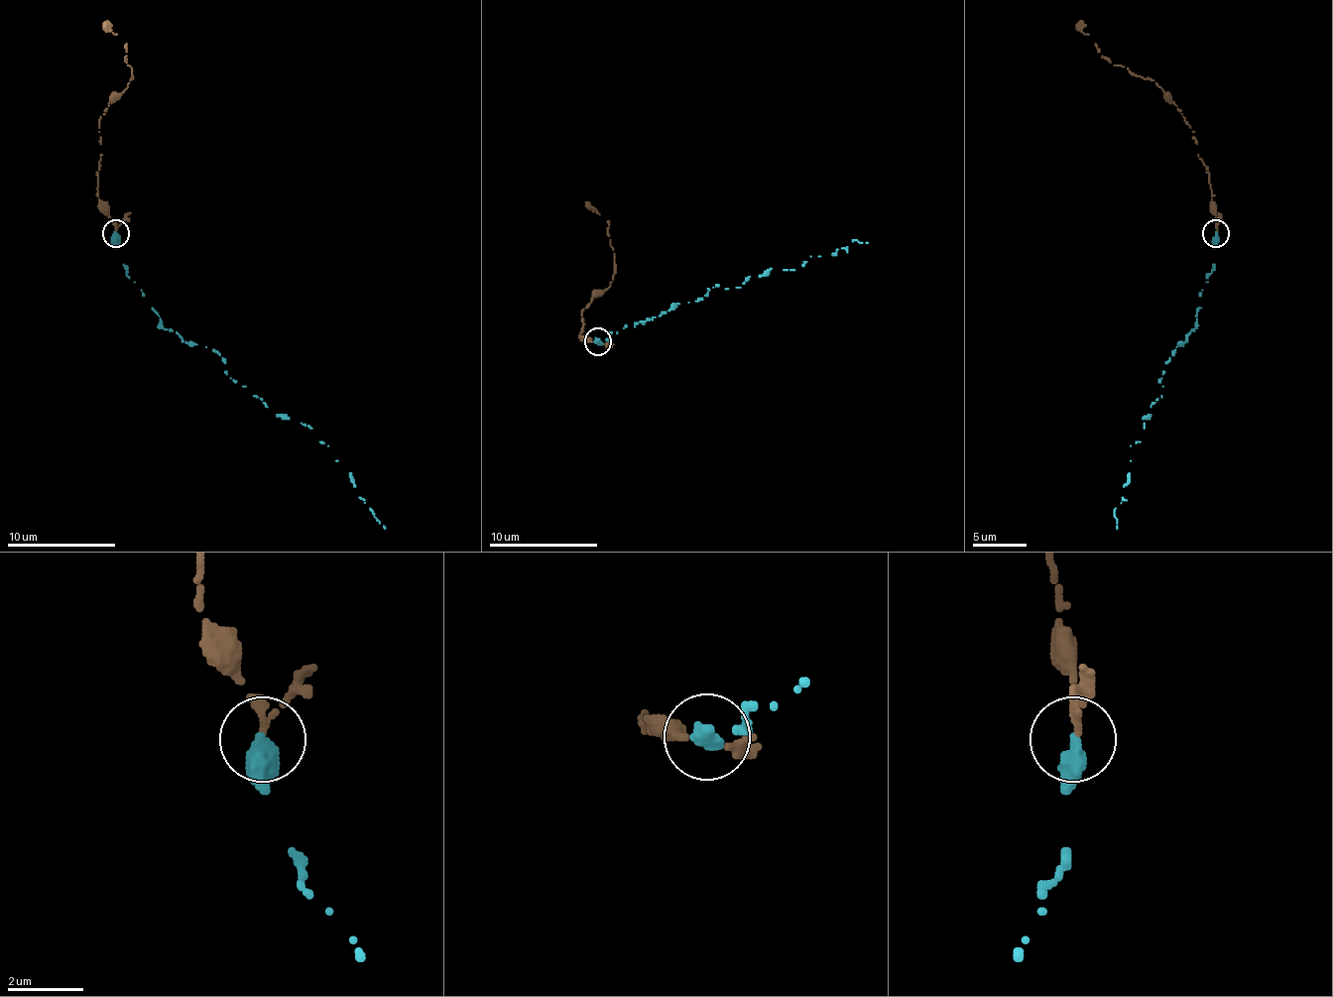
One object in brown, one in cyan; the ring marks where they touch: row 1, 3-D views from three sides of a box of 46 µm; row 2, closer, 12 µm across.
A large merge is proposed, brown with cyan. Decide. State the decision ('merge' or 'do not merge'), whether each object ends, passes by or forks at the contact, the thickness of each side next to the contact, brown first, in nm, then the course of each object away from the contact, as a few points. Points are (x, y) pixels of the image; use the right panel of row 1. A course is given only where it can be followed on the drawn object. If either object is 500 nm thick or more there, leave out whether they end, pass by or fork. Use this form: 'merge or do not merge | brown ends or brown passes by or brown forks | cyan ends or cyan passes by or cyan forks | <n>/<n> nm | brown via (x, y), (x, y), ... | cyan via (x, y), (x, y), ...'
merge | brown passes by | cyan ends | 170/480 nm | brown via (1216, 232), (1208, 168), (1197, 157), (1189, 124), (1153, 80), (1133, 75), (1103, 57), (1078, 21) | cyan via (1216, 232), (1197, 324), (1175, 349), (1159, 381), (1162, 398), (1144, 420), (1141, 440), (1130, 446), (1116, 528)

